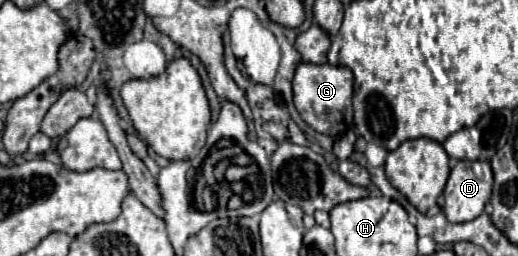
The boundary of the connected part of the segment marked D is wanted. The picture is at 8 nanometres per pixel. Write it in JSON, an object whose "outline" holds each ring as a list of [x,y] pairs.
{"outline":[[[458,160],[444,188],[444,214],[450,222],[468,222],[484,212],[492,194],[492,170],[488,162]]]}

